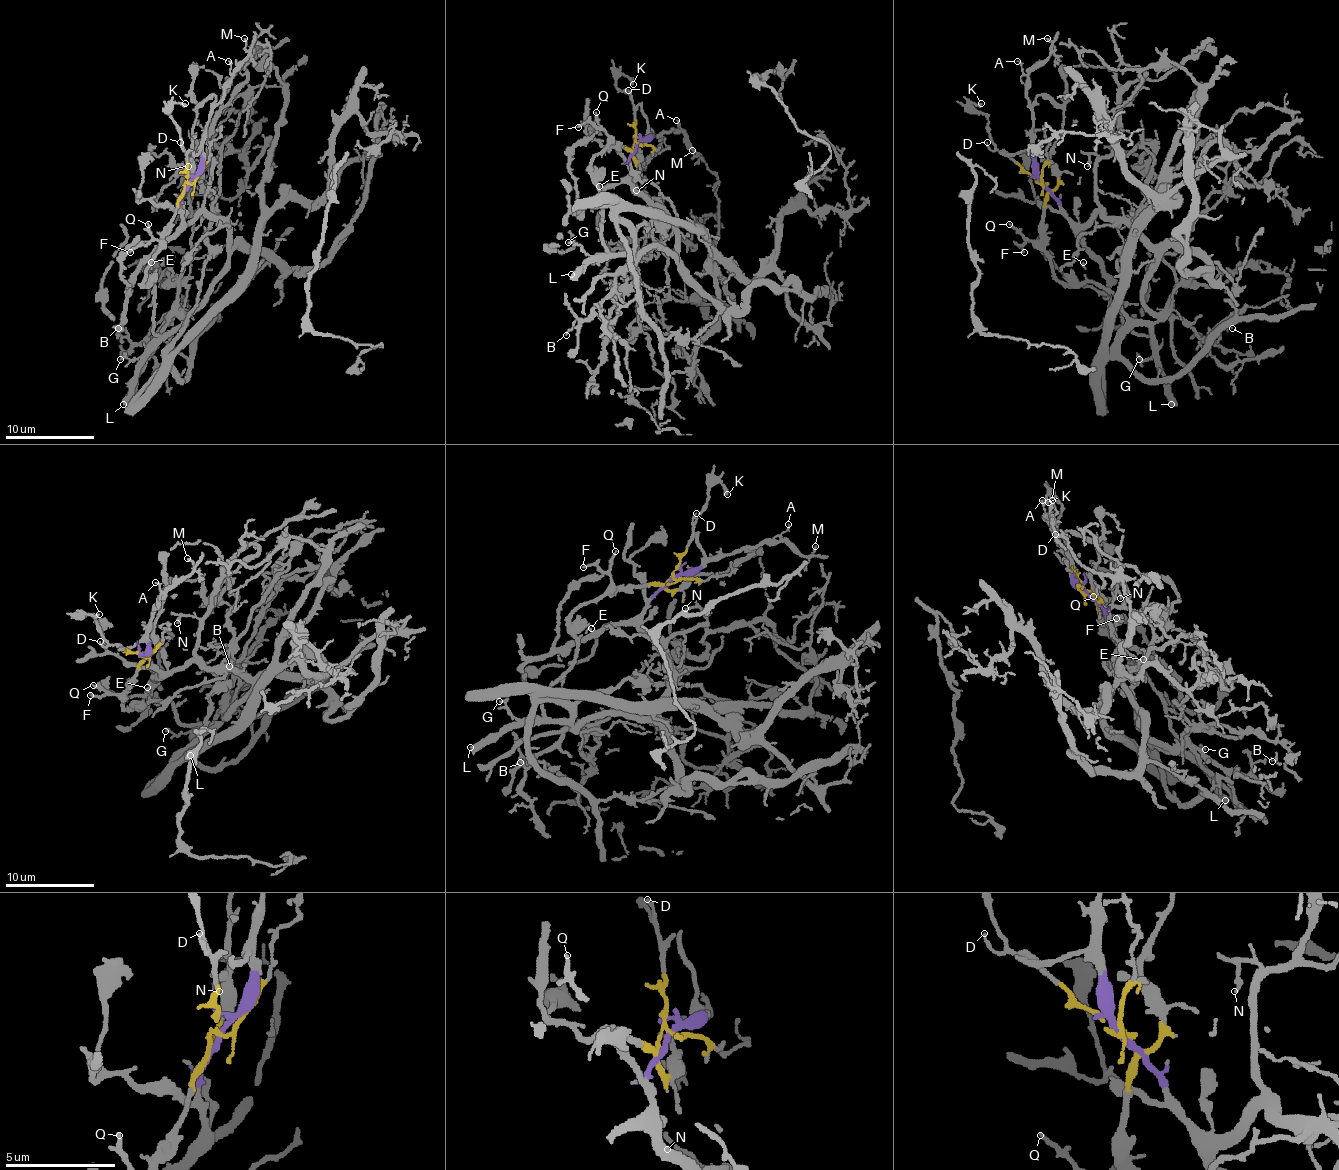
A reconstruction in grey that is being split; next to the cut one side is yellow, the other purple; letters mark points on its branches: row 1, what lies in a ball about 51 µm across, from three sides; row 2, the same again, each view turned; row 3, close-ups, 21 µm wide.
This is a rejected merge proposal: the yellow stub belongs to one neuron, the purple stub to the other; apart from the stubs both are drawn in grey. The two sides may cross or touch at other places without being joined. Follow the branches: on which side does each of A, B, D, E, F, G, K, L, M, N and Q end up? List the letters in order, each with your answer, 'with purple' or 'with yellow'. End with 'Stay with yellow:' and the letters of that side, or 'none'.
A: with purple
B: with purple
D: with yellow
E: with yellow
F: with yellow
G: with yellow
K: with yellow
L: with yellow
M: with purple
N: with purple
Q: with yellow
Stay with yellow: D, E, F, G, K, L, Q

